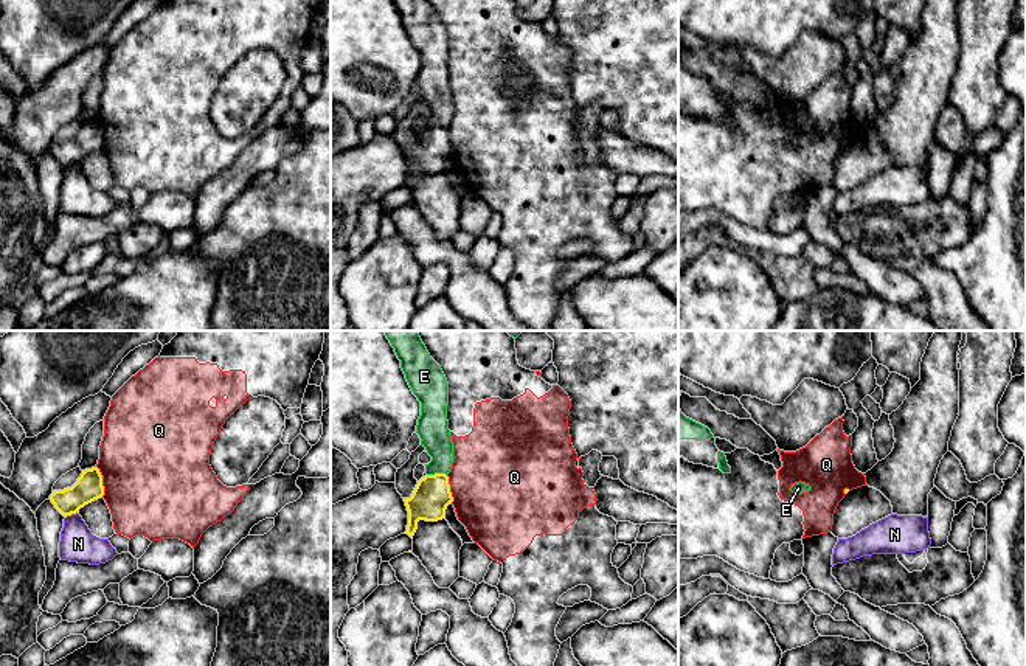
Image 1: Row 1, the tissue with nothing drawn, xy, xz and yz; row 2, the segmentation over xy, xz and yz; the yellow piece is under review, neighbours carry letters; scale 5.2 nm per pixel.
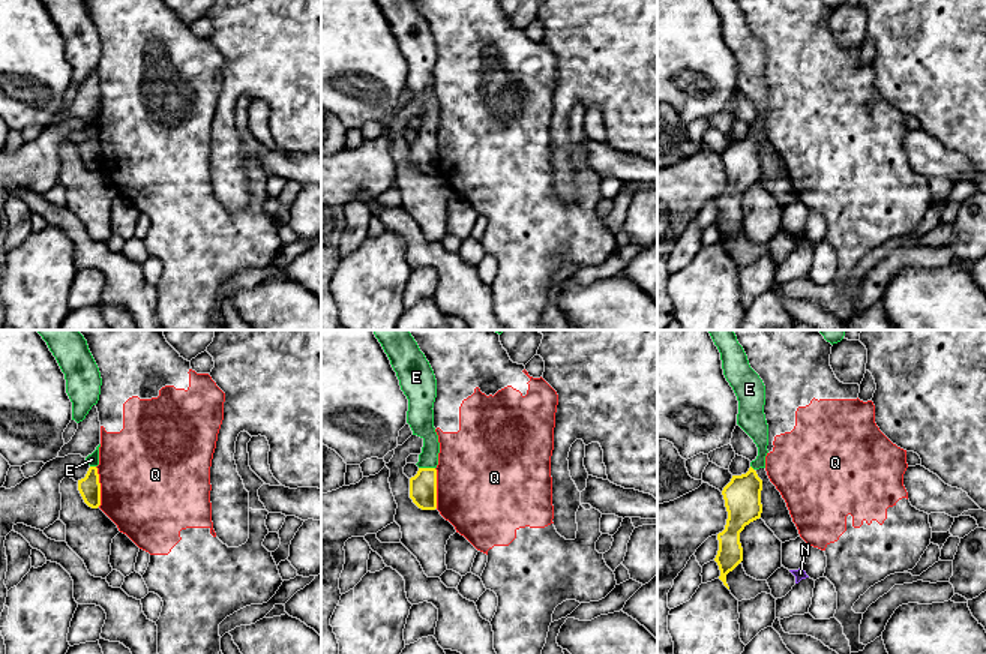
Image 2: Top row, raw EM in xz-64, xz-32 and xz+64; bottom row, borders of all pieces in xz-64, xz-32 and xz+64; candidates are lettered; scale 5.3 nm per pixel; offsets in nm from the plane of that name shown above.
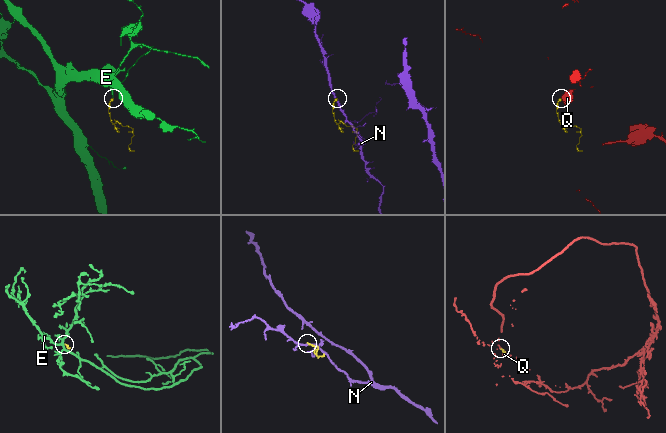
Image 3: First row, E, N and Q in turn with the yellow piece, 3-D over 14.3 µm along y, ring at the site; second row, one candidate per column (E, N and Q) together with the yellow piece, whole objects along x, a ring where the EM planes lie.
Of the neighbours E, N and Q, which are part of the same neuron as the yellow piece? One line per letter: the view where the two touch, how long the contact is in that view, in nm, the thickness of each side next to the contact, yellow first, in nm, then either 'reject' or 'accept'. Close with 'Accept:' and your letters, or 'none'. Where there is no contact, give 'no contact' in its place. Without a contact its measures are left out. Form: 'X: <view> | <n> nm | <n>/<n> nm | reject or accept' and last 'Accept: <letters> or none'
E: xz | 100 nm | 200/160 nm | accept
N: xy | 70 nm | 140/180 nm | reject
Q: xy | 160 nm | 140/480 nm | reject
Accept: E

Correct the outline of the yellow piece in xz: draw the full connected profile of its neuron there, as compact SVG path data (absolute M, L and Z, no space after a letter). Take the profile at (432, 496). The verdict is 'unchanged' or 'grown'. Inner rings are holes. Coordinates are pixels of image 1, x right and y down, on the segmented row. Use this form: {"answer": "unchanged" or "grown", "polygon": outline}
{"answer": "grown", "polygon": "M383 331L397 359L413 394L421 402L421 416L418 419L416 433L421 446L425 447L432 461L425 464L425 477L421 478L410 498L404 498L408 511L408 525L405 534L411 539L418 529L418 522L438 522L445 519L445 509L453 501L449 477L453 463L453 442L447 421L449 383L441 366L430 357L418 331Z"}

